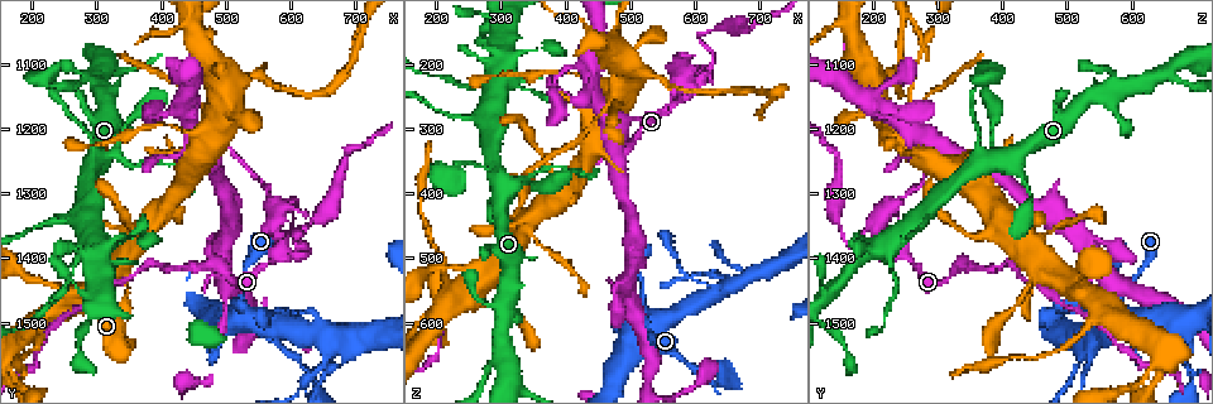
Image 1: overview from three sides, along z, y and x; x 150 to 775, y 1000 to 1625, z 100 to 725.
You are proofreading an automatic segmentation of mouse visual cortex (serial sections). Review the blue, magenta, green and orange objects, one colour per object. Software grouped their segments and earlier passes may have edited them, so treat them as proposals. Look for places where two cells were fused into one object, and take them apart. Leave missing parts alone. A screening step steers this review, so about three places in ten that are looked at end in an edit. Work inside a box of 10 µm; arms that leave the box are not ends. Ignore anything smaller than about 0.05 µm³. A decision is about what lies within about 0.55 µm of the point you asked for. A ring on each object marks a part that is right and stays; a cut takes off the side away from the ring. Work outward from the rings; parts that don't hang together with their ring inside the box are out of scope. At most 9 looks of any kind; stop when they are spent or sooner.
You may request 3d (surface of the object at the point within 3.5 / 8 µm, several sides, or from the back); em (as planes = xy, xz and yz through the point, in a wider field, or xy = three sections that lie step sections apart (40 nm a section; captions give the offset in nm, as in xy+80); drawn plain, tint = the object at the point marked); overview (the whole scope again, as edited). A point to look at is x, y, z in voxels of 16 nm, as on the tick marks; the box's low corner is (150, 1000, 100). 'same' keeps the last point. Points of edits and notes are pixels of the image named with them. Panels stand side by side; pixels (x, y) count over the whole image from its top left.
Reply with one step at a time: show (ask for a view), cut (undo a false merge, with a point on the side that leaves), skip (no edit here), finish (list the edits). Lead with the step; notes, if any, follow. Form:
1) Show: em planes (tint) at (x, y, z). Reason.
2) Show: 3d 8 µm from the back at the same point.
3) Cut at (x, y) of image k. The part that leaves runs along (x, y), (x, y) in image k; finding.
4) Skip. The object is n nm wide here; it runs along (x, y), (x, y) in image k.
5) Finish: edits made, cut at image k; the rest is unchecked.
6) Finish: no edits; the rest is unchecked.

Show: 3d 3.5 µm at (590, 1390, 240). A narrow waist.

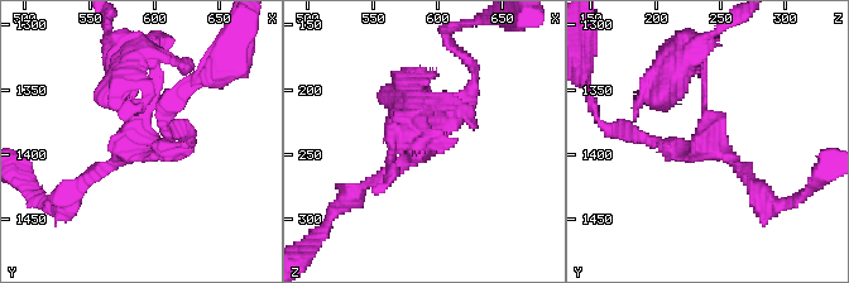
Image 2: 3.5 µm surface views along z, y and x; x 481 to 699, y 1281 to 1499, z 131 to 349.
Show: em xy step 5 (tint) at (586, 1388, 244). 3 arms meet here; the arms are 100, 150, 200 nm wide.

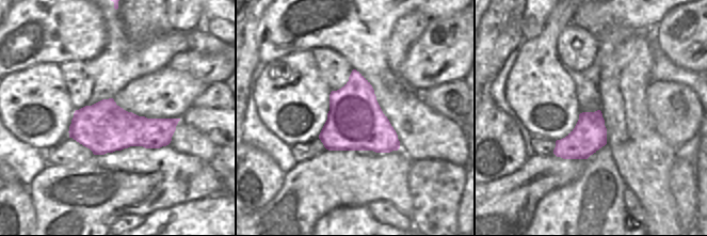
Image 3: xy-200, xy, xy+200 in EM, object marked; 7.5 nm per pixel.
Show: em xy step 2 (tint) at the same point. Another direction.

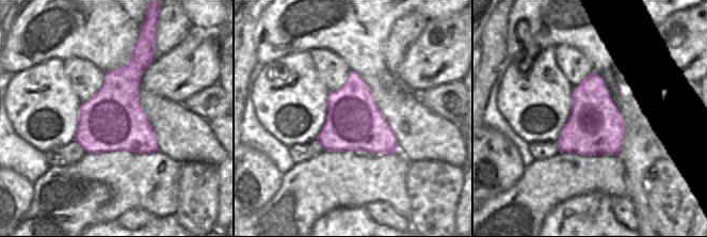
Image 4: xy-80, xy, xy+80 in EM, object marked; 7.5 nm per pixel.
Cut at (469, 119) of image 2. The part that leaves runs along (144, 104), (156, 57), (109, 34) in image 2; a second cell is stuck on.

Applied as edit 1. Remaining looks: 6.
Show: overview.

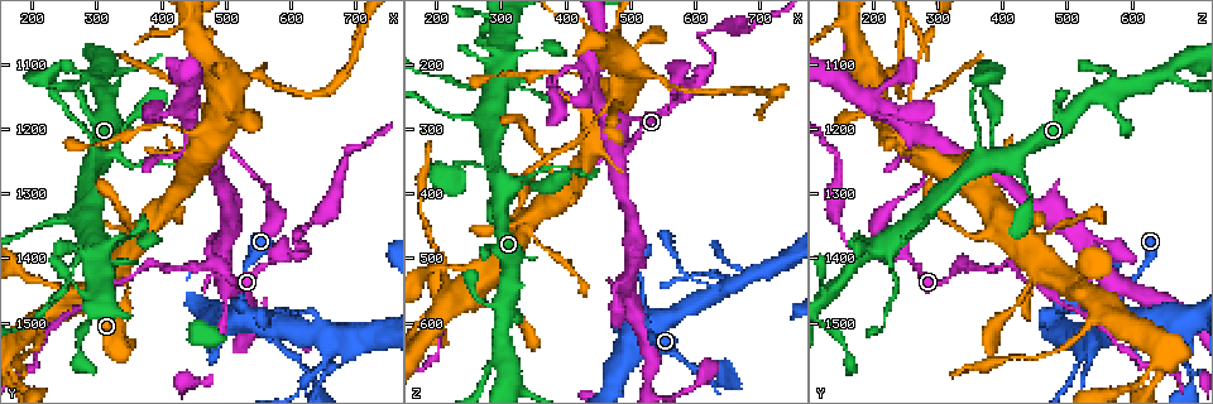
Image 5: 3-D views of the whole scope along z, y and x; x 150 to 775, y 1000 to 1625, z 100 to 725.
Show: 3d 3.5 µm from the back at (355, 1370, 180).

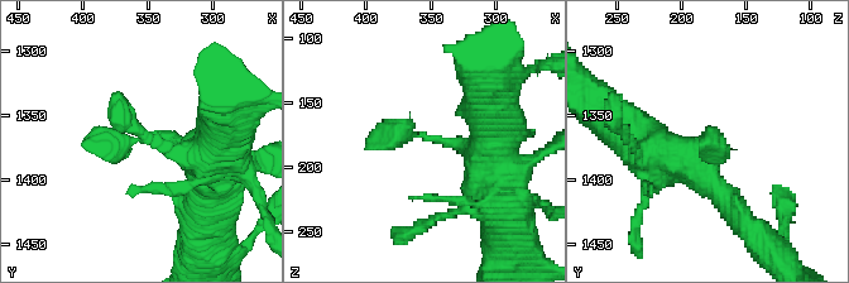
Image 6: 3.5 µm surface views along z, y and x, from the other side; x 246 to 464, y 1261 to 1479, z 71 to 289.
Show: em planes (tint) at the same point.

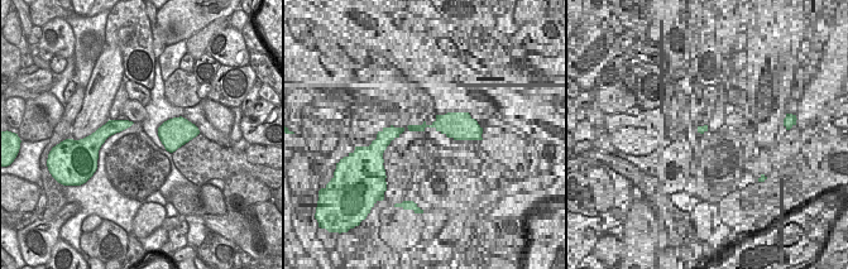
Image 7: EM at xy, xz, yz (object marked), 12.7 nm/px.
Skip. It runs along (210, 157), (159, 134), (82, 145) in image 6; continuous, no second cell.

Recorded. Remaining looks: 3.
Show: 3d 3.5 µm at (240, 1345, 280). Calibre changes.

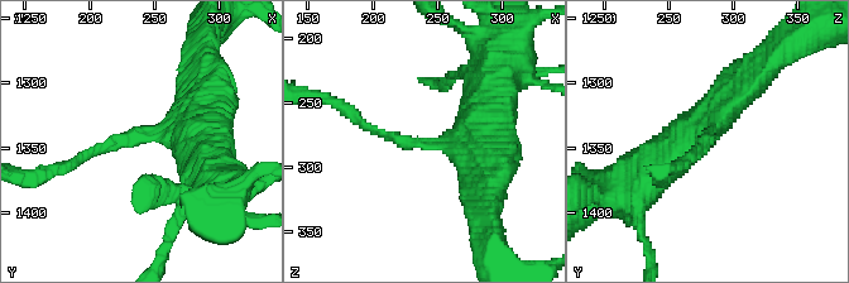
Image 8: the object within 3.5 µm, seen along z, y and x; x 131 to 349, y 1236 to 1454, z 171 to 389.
Show: em xy step 5 (plain) at (238, 1342, 284). The arms are 150, 500 nm wide.

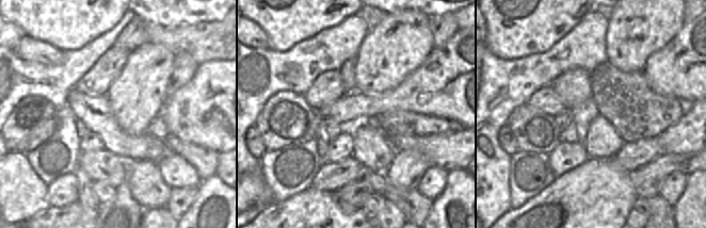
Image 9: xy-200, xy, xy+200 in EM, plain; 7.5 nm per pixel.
Show: em xy step 5 (tint) at the same point.

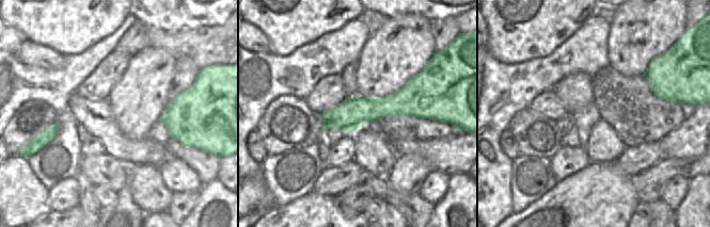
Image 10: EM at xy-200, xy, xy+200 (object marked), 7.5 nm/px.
Skip. It runs along (205, 104), (70, 166) in image 8; continuous, no second cell.

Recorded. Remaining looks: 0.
Finish: edits made, cut at image 2; the rest is unchecked.

